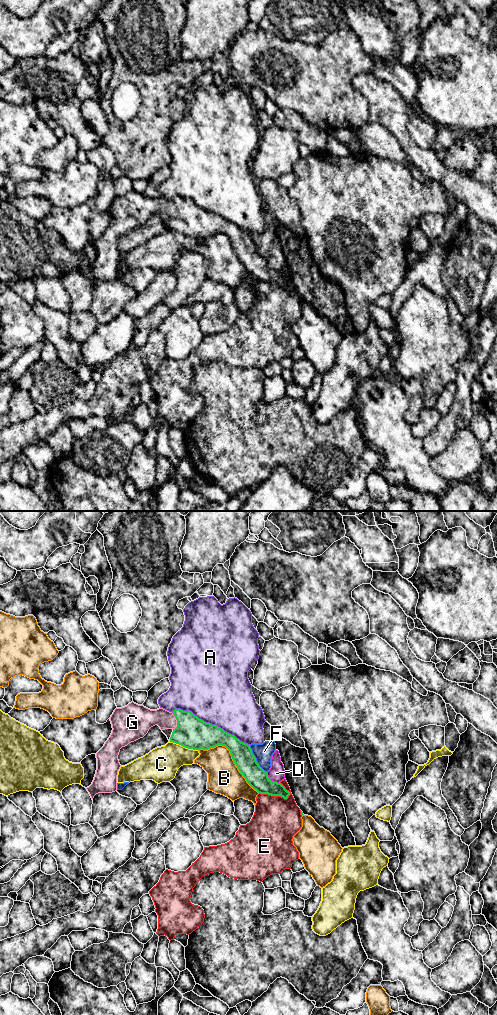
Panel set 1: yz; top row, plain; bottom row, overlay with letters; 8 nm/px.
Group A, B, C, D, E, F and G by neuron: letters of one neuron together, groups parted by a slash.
A / B / C / D / E / F / G

